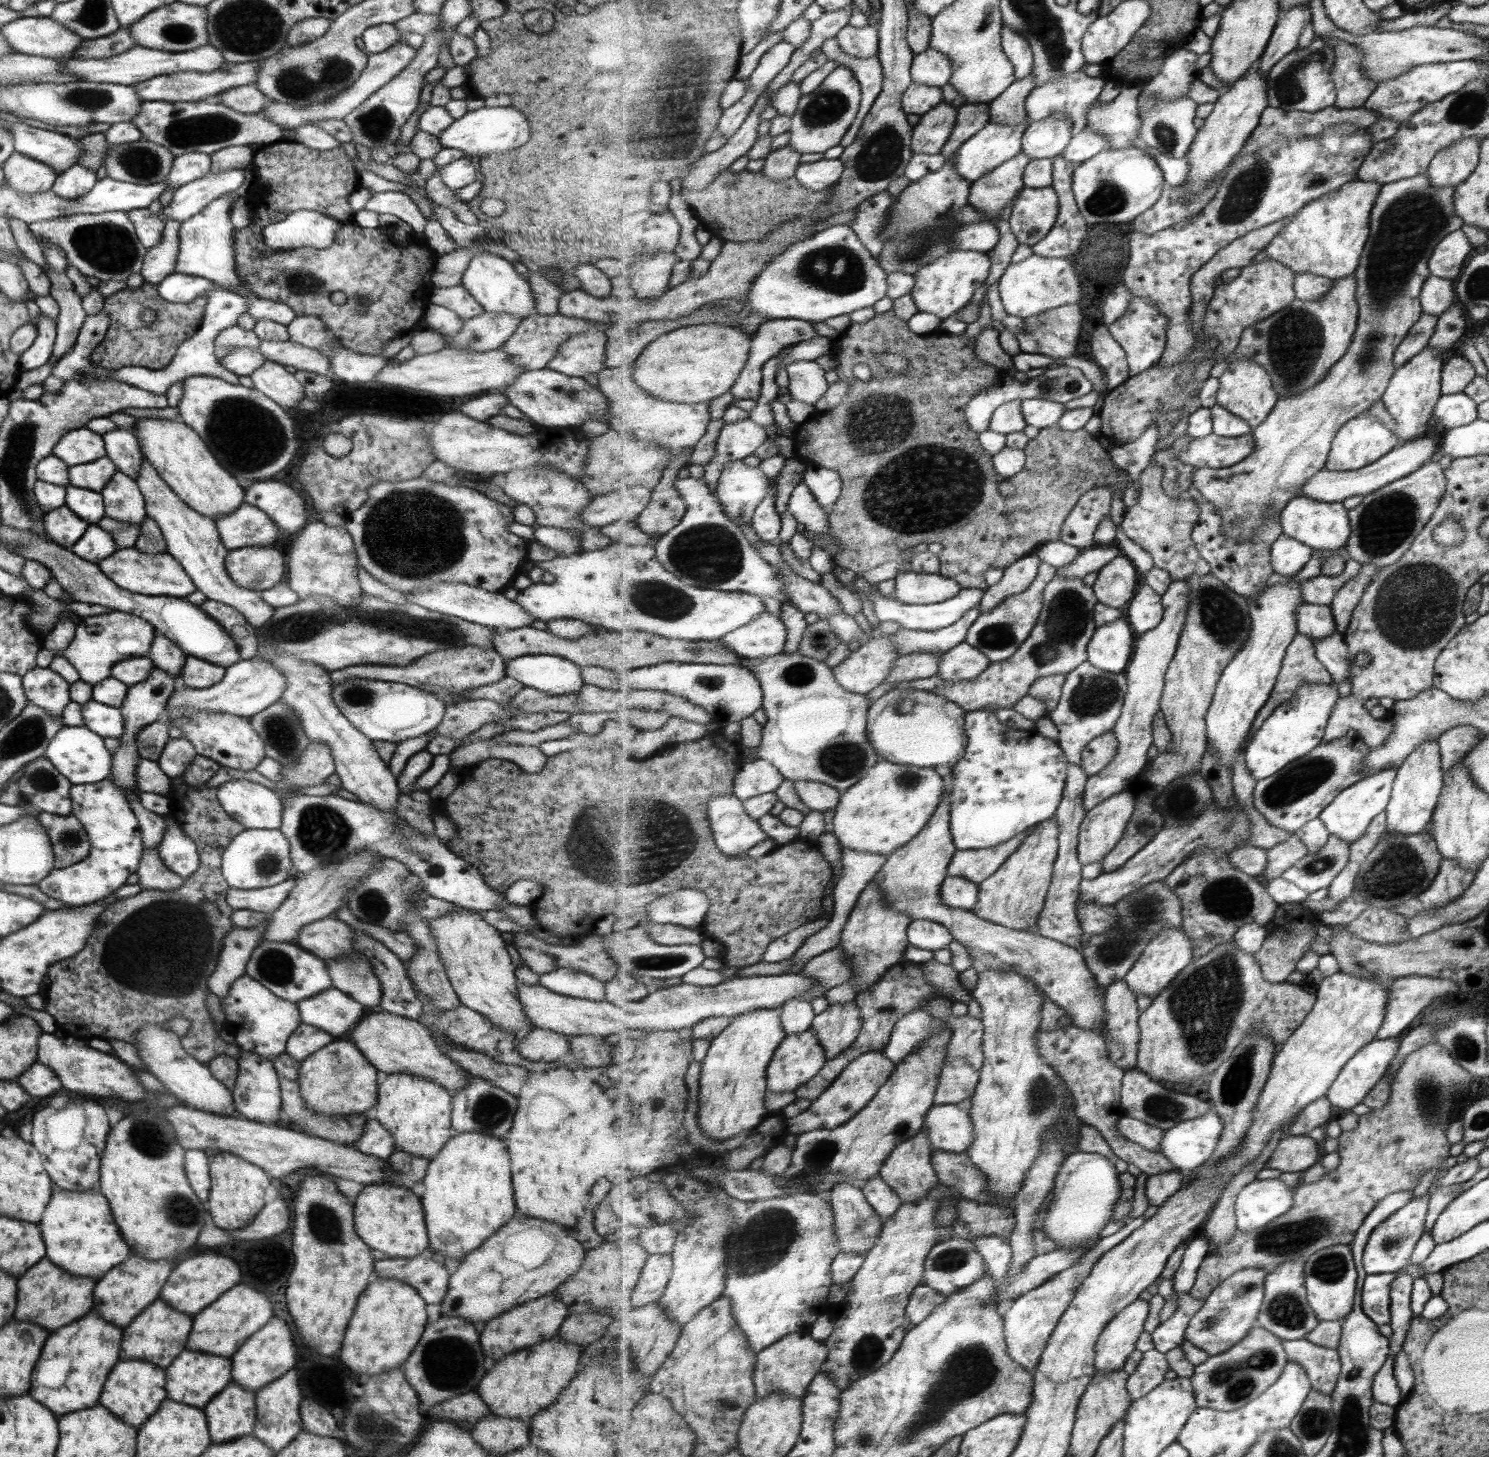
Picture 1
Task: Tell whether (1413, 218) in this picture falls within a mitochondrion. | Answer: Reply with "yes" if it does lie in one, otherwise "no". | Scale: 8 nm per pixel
yes

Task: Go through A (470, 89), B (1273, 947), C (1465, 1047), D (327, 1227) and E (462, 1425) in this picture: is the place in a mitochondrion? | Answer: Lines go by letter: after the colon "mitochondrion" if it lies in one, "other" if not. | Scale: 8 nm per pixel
A: other
B: other
C: mitochondrion
D: mitochondrion
E: other

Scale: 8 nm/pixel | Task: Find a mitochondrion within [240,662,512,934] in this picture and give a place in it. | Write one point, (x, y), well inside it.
(323, 833)

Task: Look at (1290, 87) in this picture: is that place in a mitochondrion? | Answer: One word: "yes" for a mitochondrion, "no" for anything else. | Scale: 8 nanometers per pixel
yes

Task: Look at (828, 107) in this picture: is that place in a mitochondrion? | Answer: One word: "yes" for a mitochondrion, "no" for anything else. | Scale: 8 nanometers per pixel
yes

